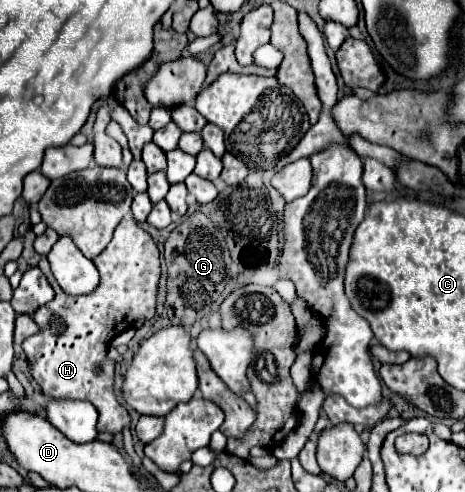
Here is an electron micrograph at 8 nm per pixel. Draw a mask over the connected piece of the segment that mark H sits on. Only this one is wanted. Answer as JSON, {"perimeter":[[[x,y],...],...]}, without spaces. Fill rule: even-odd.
{"perimeter":[[[124,217],[116,227],[116,235],[110,245],[94,259],[102,283],[90,295],[66,295],[50,273],[48,259],[42,257],[38,267],[46,275],[48,283],[56,291],[56,297],[42,305],[32,319],[40,331],[30,335],[22,349],[26,353],[30,373],[40,385],[46,397],[74,397],[90,401],[98,409],[102,421],[100,433],[120,433],[130,425],[128,411],[118,403],[114,395],[114,361],[106,357],[110,341],[130,329],[140,317],[150,319],[156,311],[156,289],[160,279],[160,251],[154,239],[132,217]],[[102,365],[102,373],[94,373],[94,367]]]}

